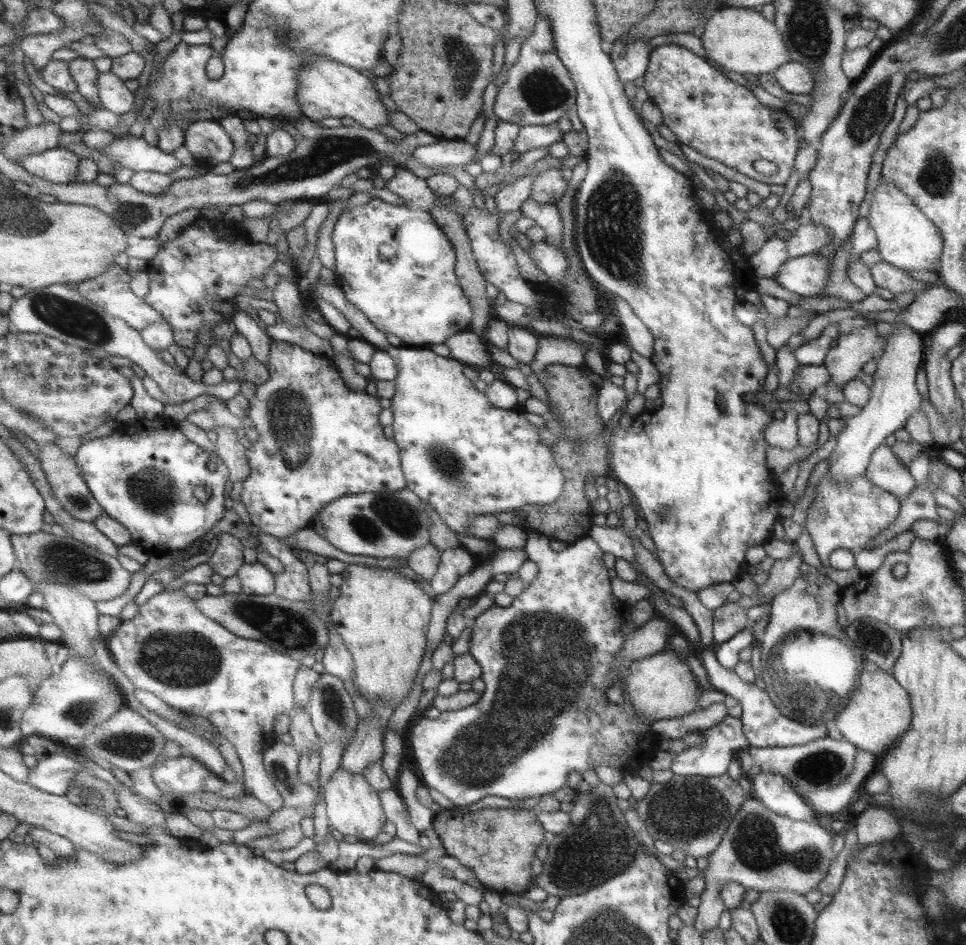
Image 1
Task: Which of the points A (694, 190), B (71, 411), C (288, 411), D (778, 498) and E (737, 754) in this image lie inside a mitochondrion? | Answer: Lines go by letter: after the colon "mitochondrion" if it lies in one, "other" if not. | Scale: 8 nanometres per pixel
A: other
B: other
C: mitochondrion
D: other
E: other

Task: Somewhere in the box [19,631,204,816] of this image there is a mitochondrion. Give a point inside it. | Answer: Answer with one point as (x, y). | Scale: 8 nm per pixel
(135, 746)

